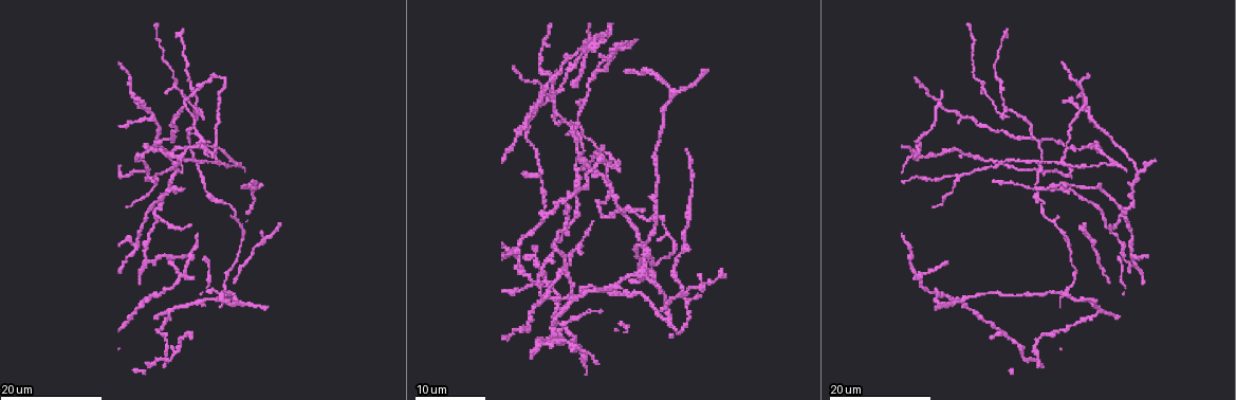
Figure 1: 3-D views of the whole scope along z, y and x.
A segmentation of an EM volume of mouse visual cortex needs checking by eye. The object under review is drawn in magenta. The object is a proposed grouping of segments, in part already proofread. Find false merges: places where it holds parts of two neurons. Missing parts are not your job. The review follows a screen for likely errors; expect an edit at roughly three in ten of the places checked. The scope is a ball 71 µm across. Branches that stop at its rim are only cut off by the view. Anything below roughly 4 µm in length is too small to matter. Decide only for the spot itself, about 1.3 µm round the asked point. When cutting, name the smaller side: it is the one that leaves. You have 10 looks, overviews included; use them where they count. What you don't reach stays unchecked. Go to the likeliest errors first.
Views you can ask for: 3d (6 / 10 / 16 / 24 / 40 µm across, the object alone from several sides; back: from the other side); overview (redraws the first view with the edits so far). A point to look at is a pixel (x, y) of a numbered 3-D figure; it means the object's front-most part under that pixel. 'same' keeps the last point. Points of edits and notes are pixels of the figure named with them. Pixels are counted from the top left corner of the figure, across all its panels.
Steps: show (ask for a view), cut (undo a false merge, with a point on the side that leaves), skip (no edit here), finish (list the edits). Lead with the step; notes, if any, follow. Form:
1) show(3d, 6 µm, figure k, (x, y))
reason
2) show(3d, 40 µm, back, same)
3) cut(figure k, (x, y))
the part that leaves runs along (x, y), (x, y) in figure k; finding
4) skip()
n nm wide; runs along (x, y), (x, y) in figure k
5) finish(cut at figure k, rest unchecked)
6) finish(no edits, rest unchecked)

show(3d, 24 µm, figure 1, (1123, 216))
three-way junction

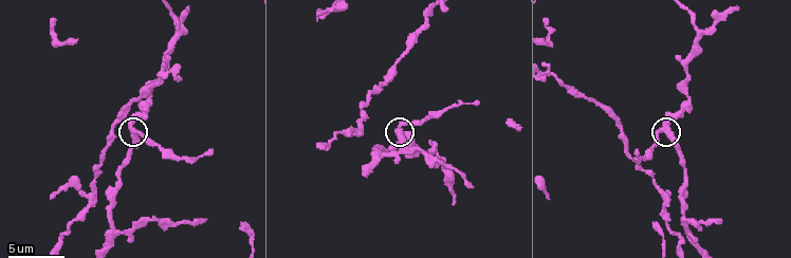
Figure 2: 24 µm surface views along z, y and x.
show(3d, 10 µm, figure 2, (668, 132))

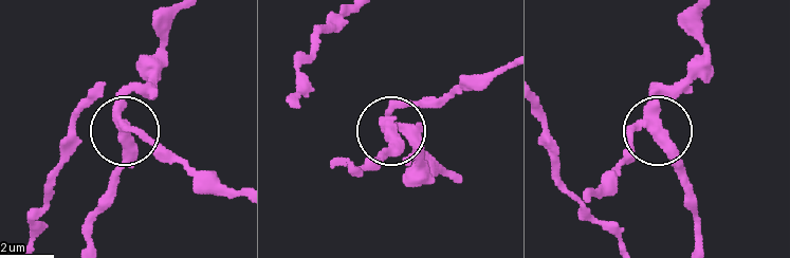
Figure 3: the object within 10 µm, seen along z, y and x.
cut(figure 3, (153, 141))
the part that leaves runs along (127, 121), (199, 170), (240, 186) in figure 3; a second neuron is stuck on

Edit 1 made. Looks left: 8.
show(3d, 16 µm, figure 1, (939, 102))
three arms meet

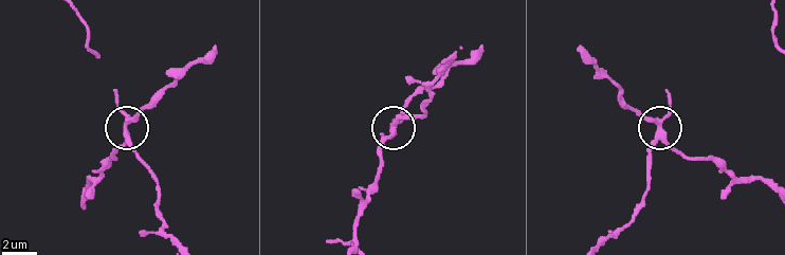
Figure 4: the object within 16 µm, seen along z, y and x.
show(3d, 6 µm, figure 4, (393, 124))
closer look

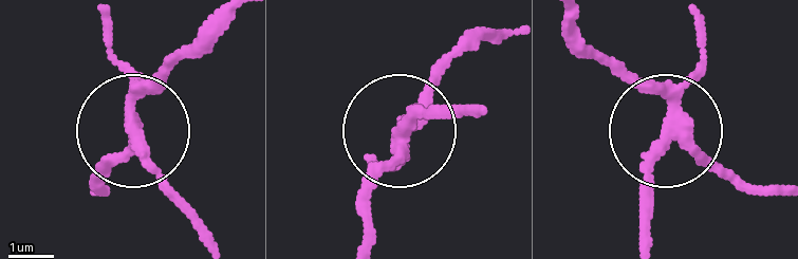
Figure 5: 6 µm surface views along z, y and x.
cut(figure 5, (160, 177))
3 arms; the part that leaves runs along (134, 121), (137, 150), (202, 241) in figure 5; a second neuron is stuck on

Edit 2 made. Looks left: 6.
show(overview)
see it whole again

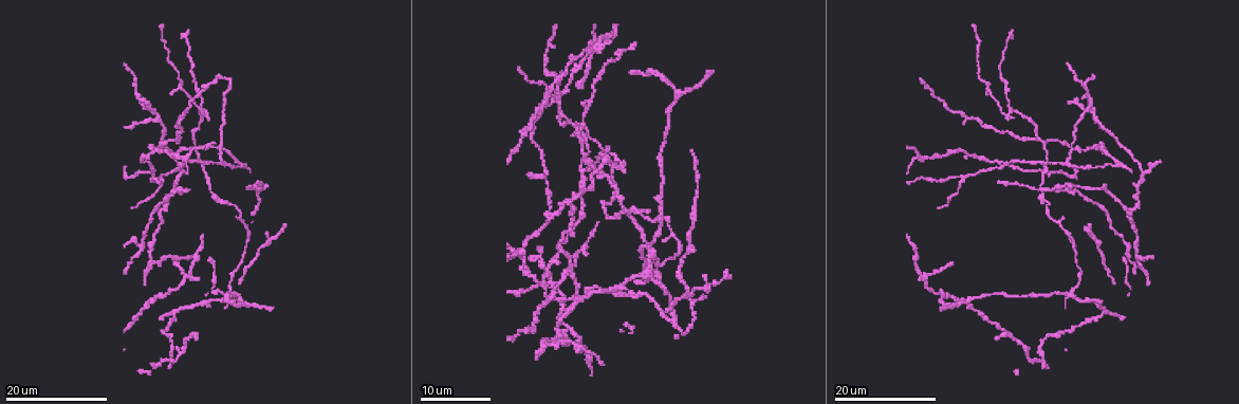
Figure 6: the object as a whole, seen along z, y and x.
show(3d, 16 µm, figure 6, (967, 154))
side arm on a straight run

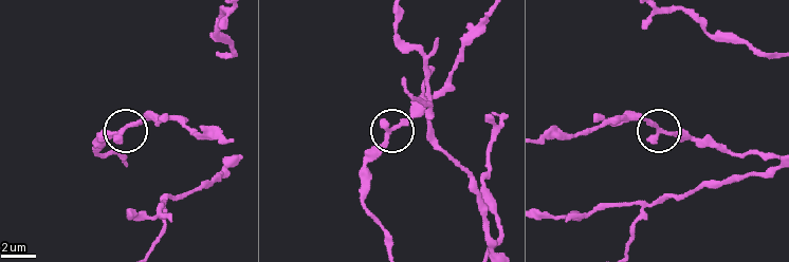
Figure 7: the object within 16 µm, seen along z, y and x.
show(3d, 10 µm, figure 7, (121, 129))
closer look

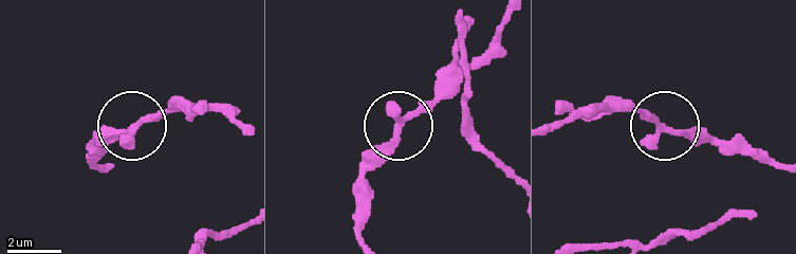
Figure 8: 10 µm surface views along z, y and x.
skip()
3 arms; one neuron here

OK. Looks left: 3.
show(3d, 16 µm, figure 6, (559, 101))
two arms in line, one across

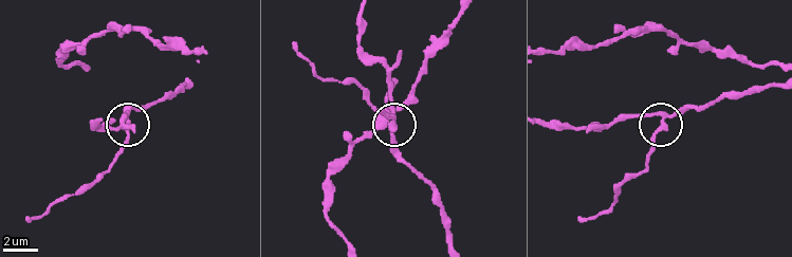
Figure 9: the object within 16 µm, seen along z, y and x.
show(3d, 10 µm, figure 9, (660, 120))
zoom in

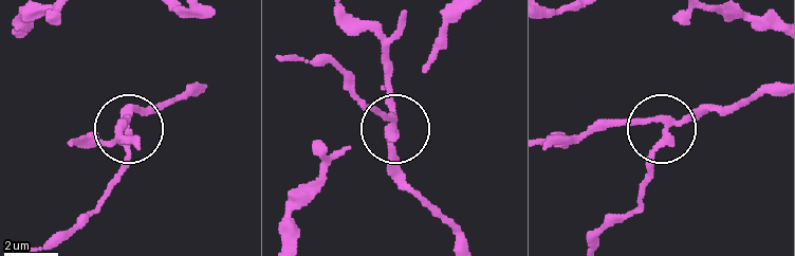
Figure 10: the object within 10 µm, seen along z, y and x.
skip()
250 nm wide; runs along (777, 87), (668, 123), (641, 194) in figure 10; all the same neuron

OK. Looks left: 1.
finish(cut at figure 3, cut at figure 5, rest unchecked)

